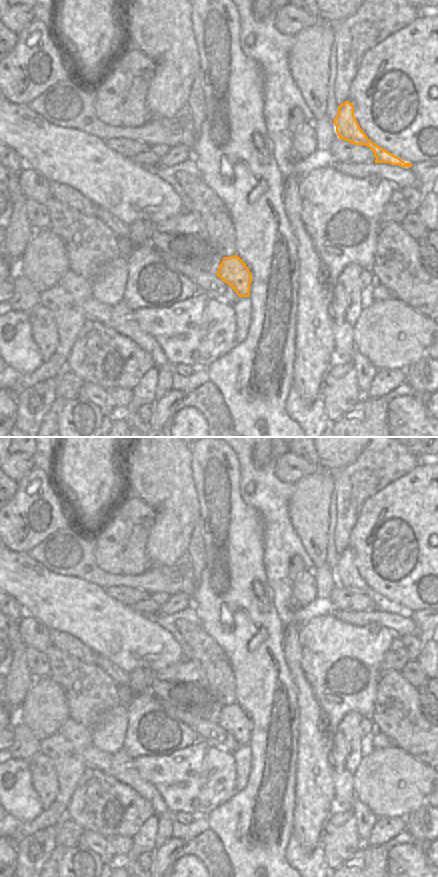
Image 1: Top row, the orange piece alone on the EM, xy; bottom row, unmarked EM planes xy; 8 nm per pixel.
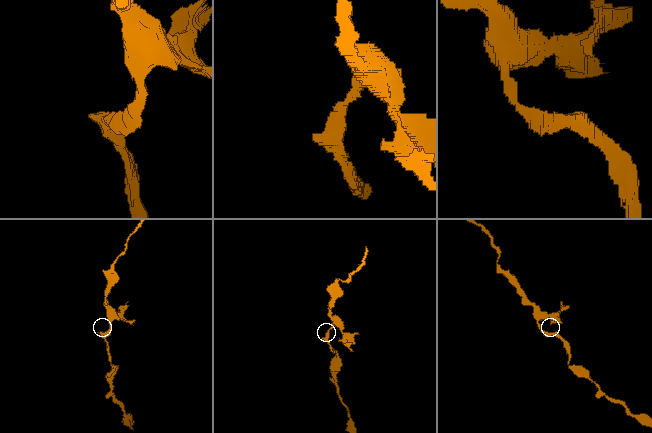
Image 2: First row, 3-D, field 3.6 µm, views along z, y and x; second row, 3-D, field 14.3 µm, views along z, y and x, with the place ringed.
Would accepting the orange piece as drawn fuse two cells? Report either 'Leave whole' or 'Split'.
Split

